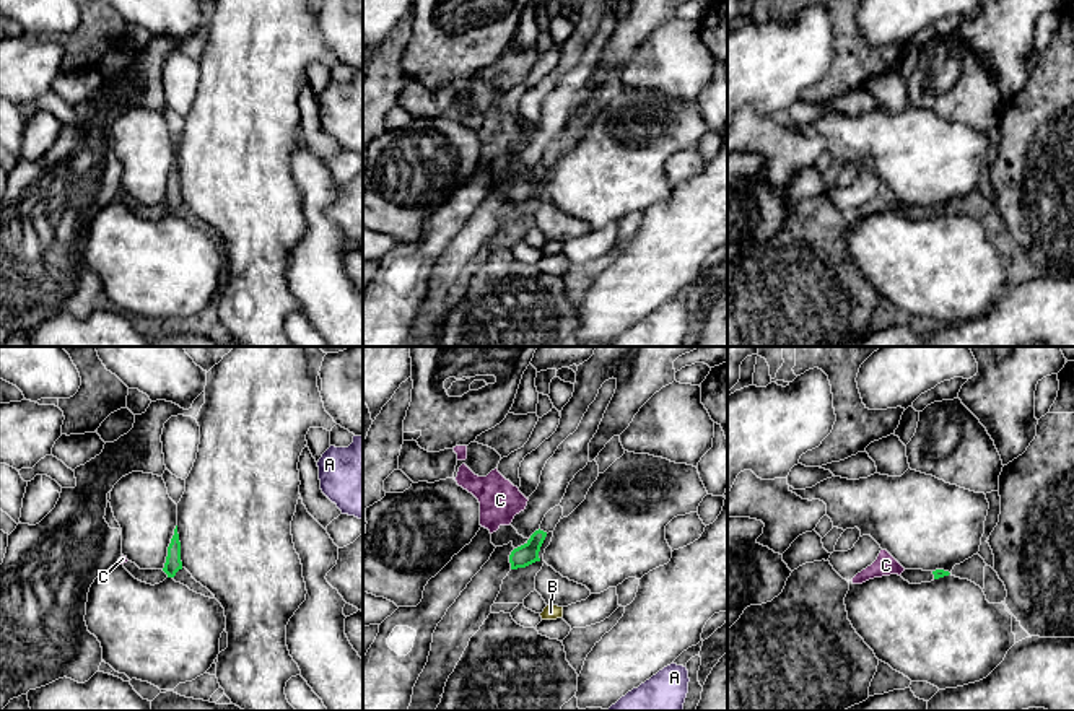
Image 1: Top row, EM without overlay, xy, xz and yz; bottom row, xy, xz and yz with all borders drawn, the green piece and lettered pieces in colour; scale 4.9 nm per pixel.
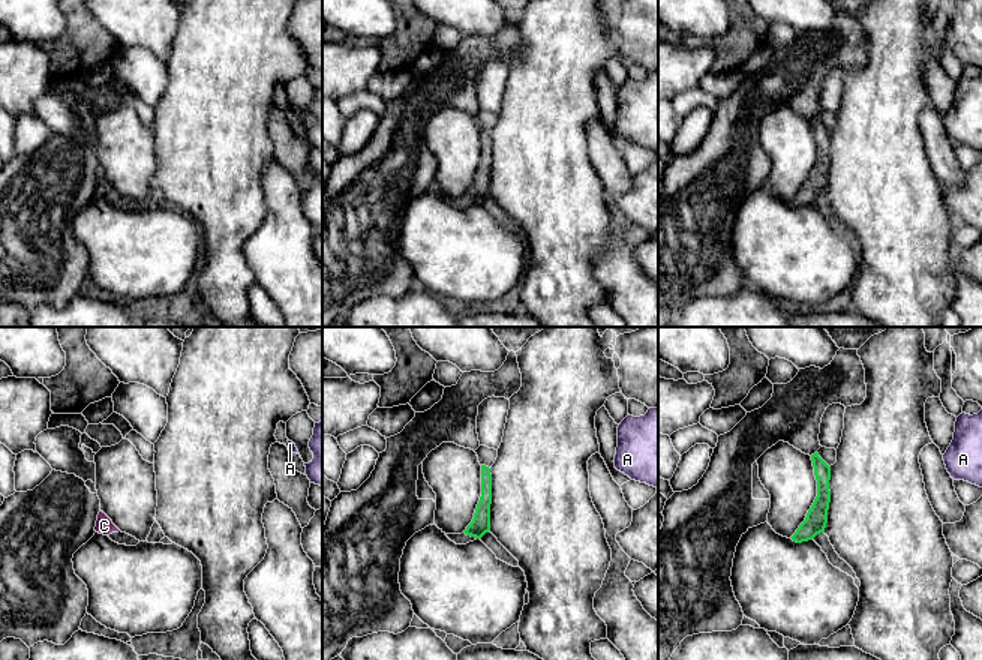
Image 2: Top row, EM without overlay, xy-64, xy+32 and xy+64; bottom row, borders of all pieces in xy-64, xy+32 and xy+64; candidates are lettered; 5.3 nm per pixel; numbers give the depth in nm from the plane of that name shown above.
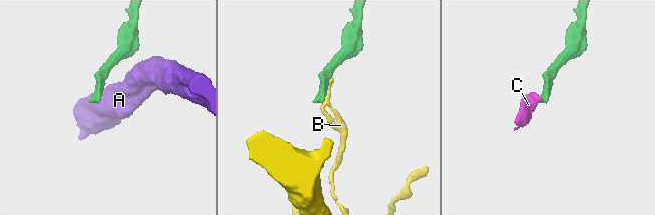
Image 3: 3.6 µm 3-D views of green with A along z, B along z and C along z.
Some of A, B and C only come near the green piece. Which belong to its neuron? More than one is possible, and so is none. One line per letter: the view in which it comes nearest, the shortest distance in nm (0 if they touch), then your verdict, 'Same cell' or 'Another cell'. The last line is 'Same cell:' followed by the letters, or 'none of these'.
A: Closest in xy. Distance 750 nm. Another cell
B: Closest in xz. Distance 220 nm. Another cell
C: Closest in xz. Distance 120 nm. Same cell
Same cell: C

